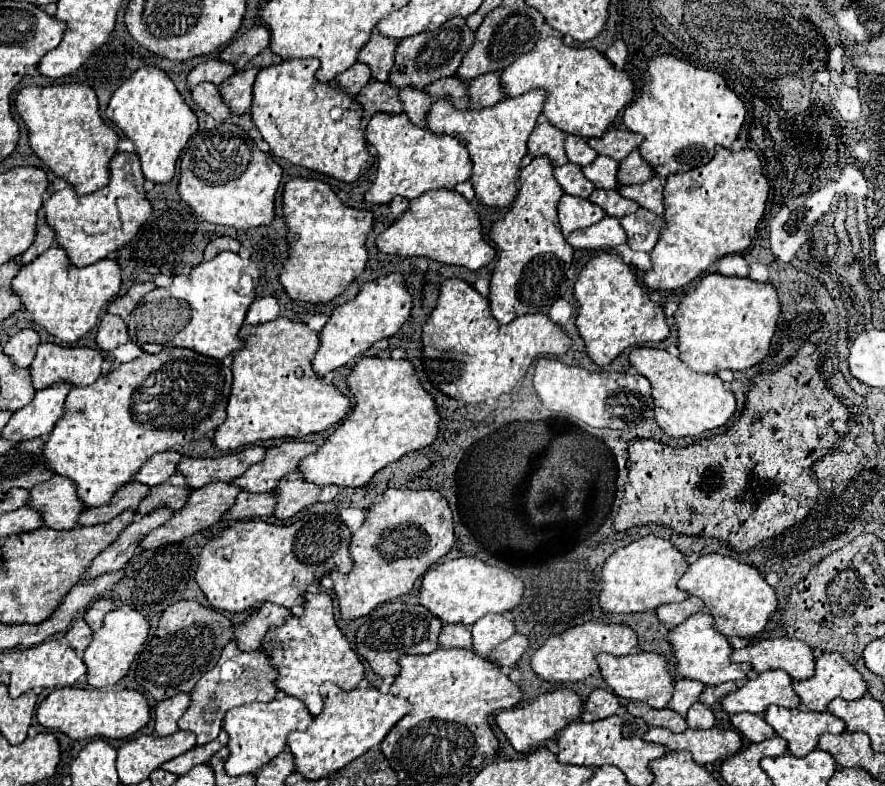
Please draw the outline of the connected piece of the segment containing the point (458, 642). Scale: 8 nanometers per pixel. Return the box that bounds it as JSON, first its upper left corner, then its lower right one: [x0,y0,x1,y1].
[438,624,470,648]

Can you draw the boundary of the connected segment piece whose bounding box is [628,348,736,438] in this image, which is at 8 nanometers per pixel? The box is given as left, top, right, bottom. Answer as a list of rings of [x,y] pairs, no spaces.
[[[632,348],[628,358],[630,366],[638,374],[646,376],[652,384],[654,420],[666,436],[670,438],[698,436],[706,430],[716,430],[724,426],[728,418],[734,414],[736,410],[734,394],[716,374],[692,372],[690,368],[686,368],[686,364],[682,364],[682,360],[668,354],[666,350],[656,350],[656,348]]]

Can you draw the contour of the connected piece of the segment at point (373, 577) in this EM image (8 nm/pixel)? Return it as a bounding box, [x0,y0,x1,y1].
[330,488,454,620]

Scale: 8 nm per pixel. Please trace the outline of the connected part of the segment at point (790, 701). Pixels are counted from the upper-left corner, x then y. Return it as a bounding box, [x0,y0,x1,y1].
[722,670,800,714]

